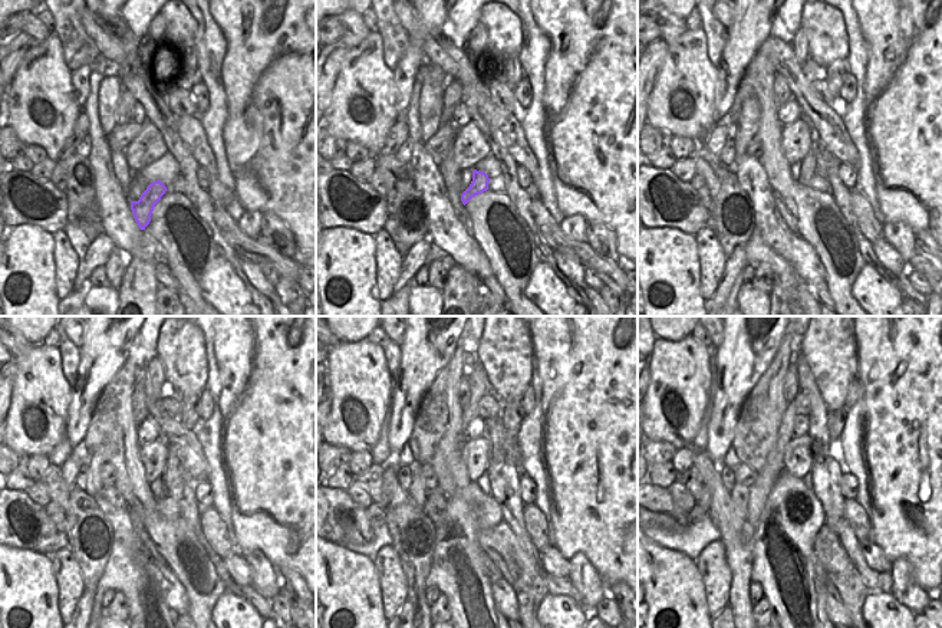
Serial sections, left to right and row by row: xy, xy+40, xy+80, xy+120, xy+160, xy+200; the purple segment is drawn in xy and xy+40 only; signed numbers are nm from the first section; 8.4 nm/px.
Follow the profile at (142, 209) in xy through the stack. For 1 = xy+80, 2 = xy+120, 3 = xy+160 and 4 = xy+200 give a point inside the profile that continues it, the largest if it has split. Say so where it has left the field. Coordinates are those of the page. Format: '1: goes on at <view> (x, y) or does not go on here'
1: goes on at xy+80 (801, 171)
2: goes on at xy+120 (171, 482)
3: goes on at xy+160 (497, 436)
4: goes on at xy+200 (820, 444)

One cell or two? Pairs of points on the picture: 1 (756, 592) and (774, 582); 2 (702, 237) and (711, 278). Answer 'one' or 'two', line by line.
1: two
2: one

